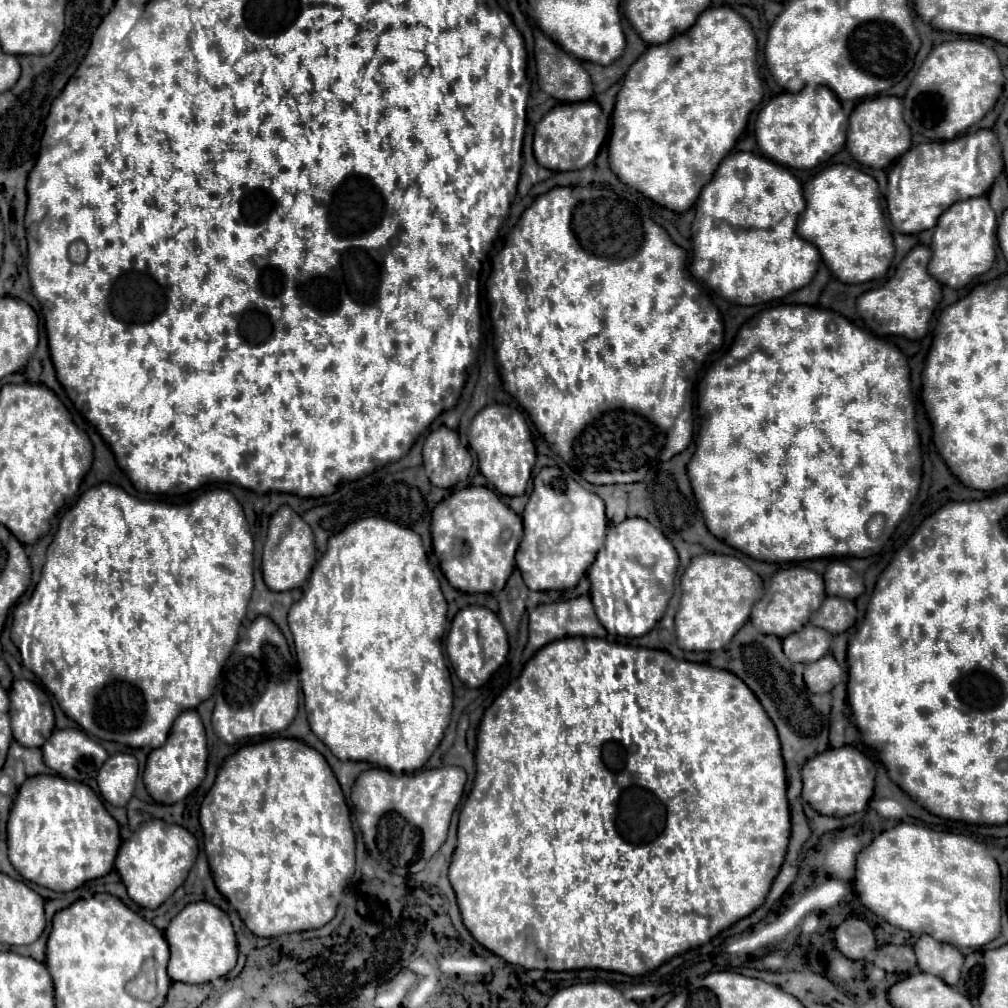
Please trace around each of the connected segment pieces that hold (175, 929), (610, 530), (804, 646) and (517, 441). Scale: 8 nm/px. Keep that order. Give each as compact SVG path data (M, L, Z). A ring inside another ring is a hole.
M210 902L188 904L166 928L164 938L170 944L168 976L174 982L202 984L226 976L236 966L236 936L226 912Z
M626 518L624 522L612 524L608 520L604 546L596 552L586 576L590 581L590 596L594 610L602 626L610 634L638 638L648 634L662 618L678 568L678 552L672 542L648 520Z
M806 624L800 632L794 632L792 636L784 638L782 646L784 646L784 654L788 656L790 662L808 664L808 662L824 656L830 648L830 642L832 642L830 632Z
M492 404L480 410L468 428L469 450L478 458L480 472L504 496L522 496L531 477L536 448L524 413L504 404Z

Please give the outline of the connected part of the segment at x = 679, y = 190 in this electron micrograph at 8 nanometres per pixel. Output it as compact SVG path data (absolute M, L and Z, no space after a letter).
M728 6L704 10L688 32L668 44L650 46L626 72L616 96L608 142L612 172L626 186L668 210L690 210L722 158L745 132L748 114L760 104L762 94L762 82L756 72L756 36L750 22Z

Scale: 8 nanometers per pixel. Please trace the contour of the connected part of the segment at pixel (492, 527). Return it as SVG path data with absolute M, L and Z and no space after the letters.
M470 486L452 492L432 512L432 546L448 582L466 594L496 594L514 570L514 554L522 540L522 518L492 490Z

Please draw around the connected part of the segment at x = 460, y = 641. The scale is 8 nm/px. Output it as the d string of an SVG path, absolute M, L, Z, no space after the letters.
M468 606L452 620L450 632L446 638L446 652L448 660L456 672L456 676L468 686L468 688L480 688L492 675L504 664L508 654L508 636L498 620L498 616L486 607Z

